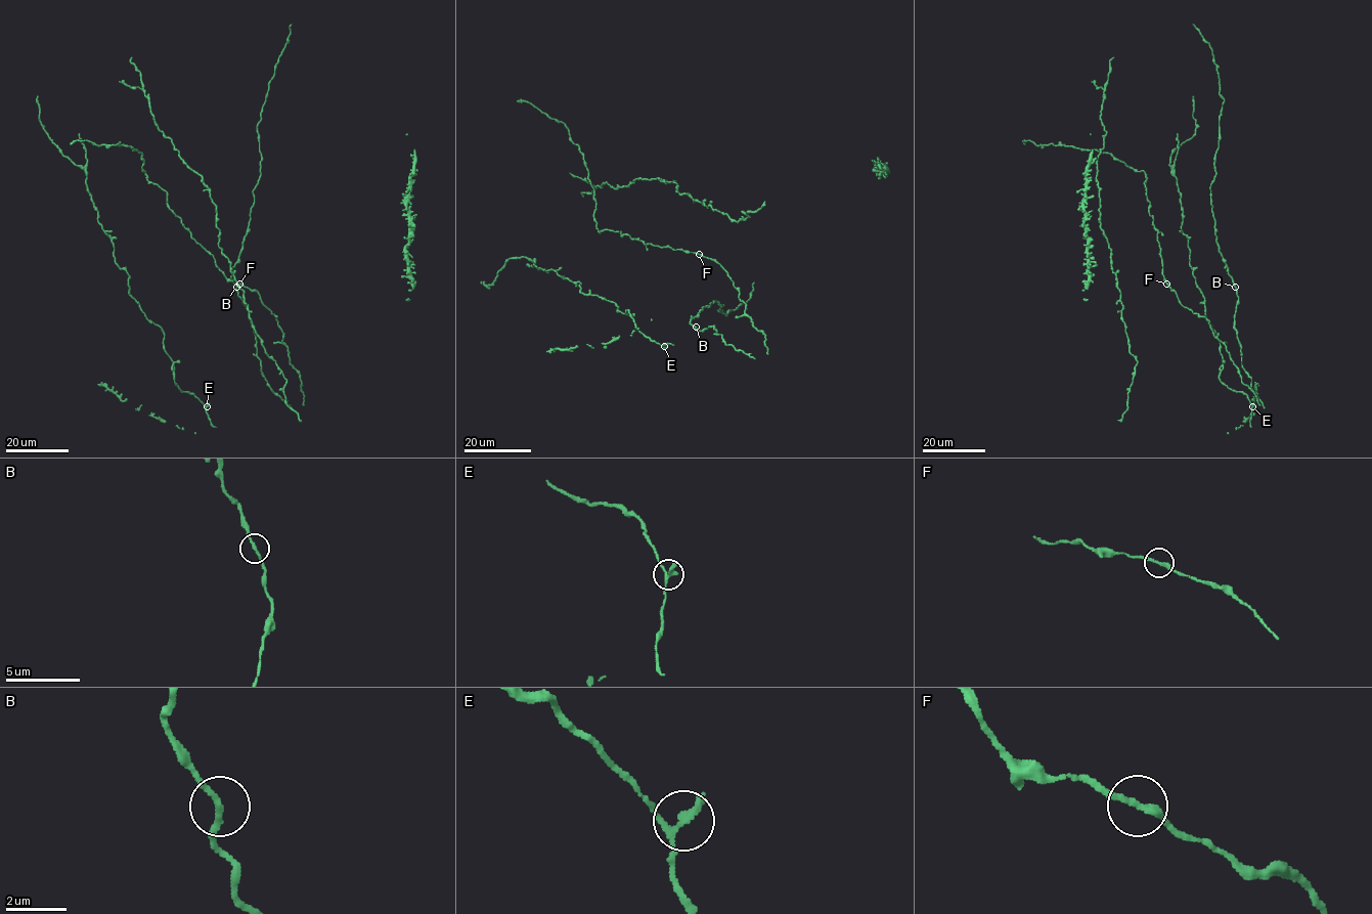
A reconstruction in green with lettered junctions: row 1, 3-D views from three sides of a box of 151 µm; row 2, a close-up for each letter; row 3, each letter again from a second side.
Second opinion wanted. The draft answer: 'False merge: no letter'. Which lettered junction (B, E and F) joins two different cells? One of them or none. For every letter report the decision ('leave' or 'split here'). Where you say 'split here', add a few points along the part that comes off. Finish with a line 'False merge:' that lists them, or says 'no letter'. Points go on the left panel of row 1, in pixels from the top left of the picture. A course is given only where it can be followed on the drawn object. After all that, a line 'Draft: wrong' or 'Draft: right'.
B: leave
E: leave
F: leave
False merge: no letter
Draft: right

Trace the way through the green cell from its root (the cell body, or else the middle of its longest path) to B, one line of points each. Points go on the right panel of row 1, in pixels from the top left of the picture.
B: (1199, 33), (1211, 49), (1224, 99), (1210, 196), (1216, 243), (1234, 286)

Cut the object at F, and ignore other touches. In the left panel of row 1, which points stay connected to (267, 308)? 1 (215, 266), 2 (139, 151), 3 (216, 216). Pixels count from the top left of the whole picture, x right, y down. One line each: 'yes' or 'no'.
1: no
2: no
3: yes

